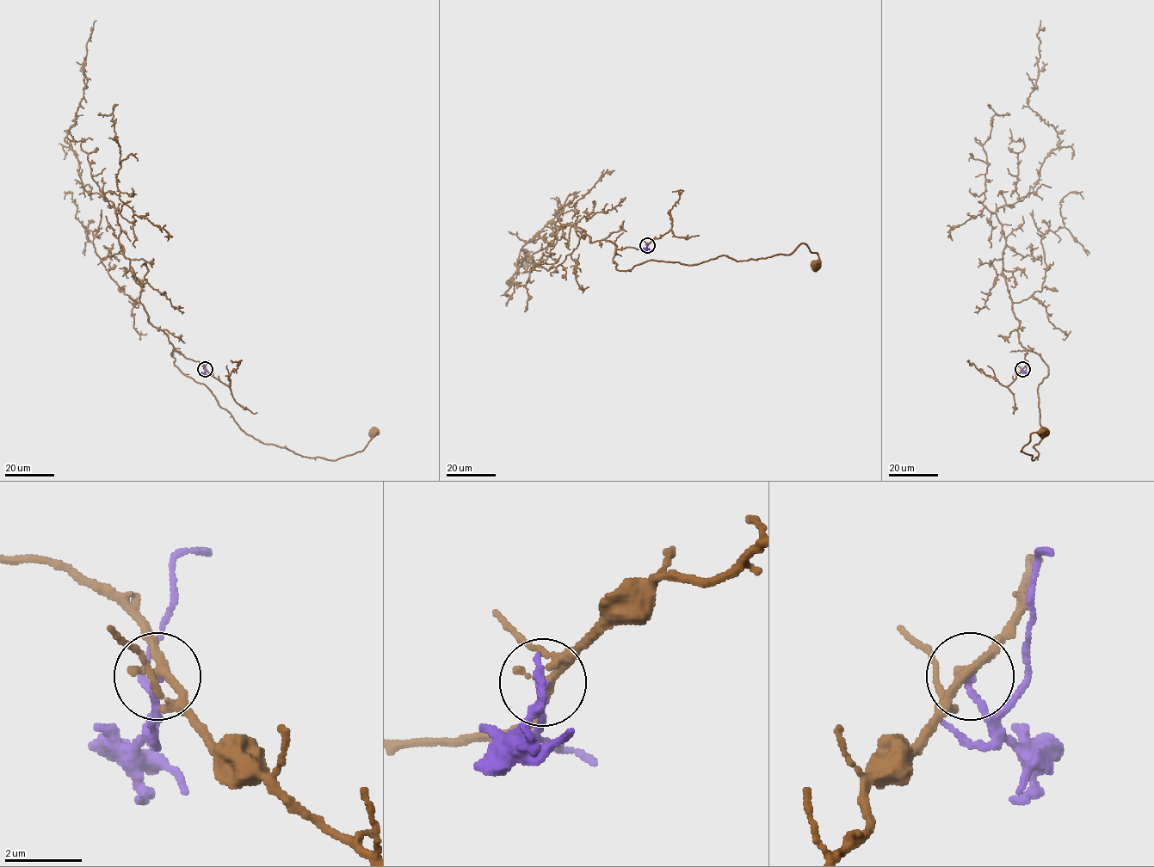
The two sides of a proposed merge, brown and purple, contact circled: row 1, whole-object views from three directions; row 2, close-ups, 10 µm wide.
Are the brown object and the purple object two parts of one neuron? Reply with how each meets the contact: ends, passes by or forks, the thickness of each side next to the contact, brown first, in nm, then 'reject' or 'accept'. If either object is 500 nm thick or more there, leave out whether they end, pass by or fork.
brown passes by; purple ends; calibres 240 and 180 nm; reject

